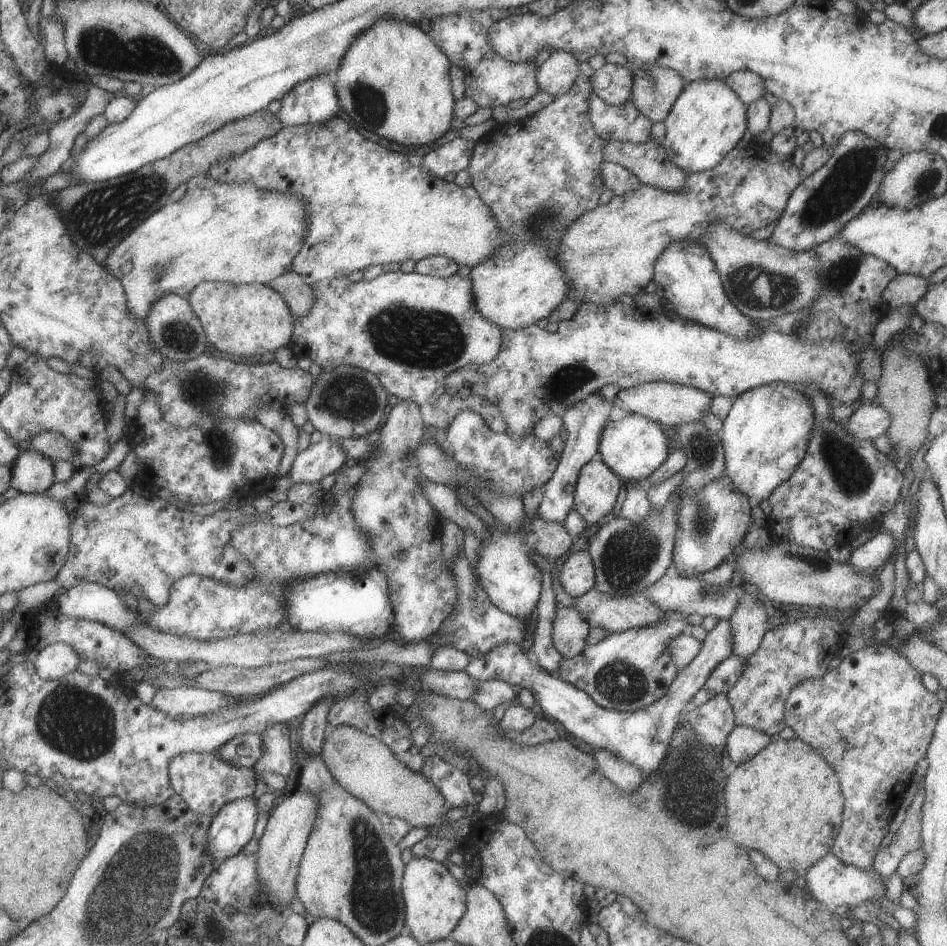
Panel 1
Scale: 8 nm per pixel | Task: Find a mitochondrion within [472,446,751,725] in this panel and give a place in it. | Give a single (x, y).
(627, 557)

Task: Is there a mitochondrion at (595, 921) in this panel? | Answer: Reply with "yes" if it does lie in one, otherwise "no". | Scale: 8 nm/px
no

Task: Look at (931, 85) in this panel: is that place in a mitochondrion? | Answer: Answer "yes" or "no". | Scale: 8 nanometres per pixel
no

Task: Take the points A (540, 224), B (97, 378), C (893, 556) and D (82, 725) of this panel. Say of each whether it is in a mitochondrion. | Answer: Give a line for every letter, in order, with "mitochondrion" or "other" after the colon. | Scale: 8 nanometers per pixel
A: mitochondrion
B: other
C: other
D: mitochondrion

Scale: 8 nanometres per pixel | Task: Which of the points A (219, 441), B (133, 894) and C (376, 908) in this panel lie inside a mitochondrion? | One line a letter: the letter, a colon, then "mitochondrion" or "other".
A: mitochondrion
B: mitochondrion
C: mitochondrion

